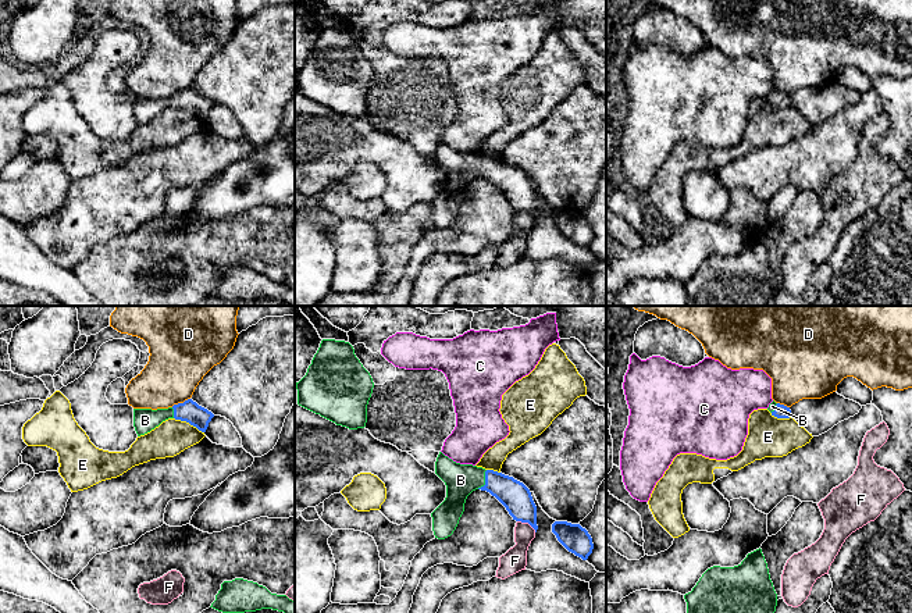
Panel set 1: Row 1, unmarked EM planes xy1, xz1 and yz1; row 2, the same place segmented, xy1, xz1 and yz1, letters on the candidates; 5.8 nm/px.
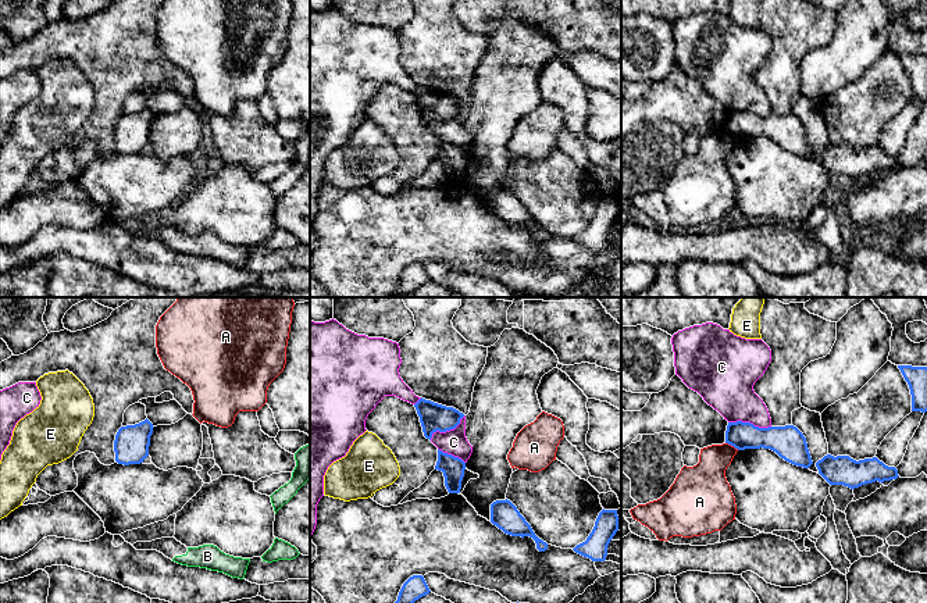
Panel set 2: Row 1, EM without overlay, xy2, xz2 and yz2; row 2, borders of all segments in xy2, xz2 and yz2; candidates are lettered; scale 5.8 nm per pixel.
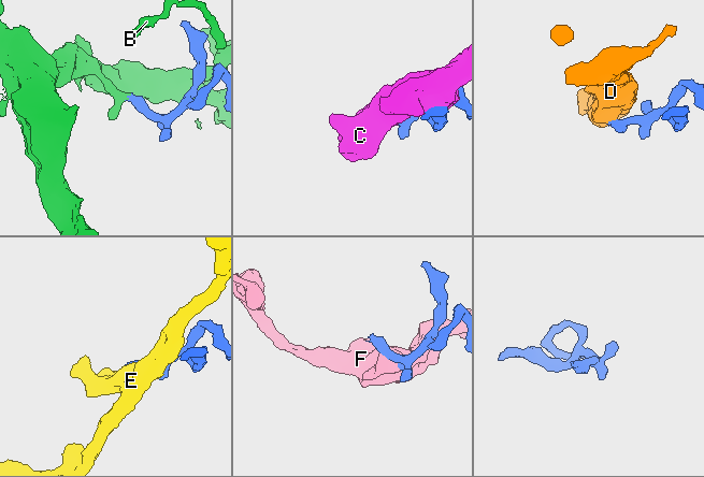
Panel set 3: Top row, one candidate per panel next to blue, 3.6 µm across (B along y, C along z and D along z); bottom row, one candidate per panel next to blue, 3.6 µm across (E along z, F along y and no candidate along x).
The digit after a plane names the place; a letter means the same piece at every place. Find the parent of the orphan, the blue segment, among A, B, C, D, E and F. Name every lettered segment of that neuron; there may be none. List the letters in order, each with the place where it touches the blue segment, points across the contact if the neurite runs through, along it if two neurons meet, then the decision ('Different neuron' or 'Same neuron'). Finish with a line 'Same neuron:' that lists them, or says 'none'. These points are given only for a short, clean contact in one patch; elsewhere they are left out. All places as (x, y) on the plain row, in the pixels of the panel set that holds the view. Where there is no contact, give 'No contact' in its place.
A: Touches blue at yz2 (733, 134). Boundary: yz2 (726, 131), (738, 138). Different neuron
B: Touches blue at xz1 (485, 170). Path across: xz1 (512, 182), (492, 170), (485, 170), (460, 168). Same neuron
C: Touches blue at yz2 (749, 111). Different neuron
D: Touches blue at xy1 (180, 92). Boundary: xy1 (189, 86), (171, 95). Different neuron
E: Touches blue at xy1 (189, 111). Boundary: xy1 (174, 106), (188, 110), (203, 121). Different neuron
F: Touches blue at xz1 (527, 210). Different neuron
Same neuron: B

